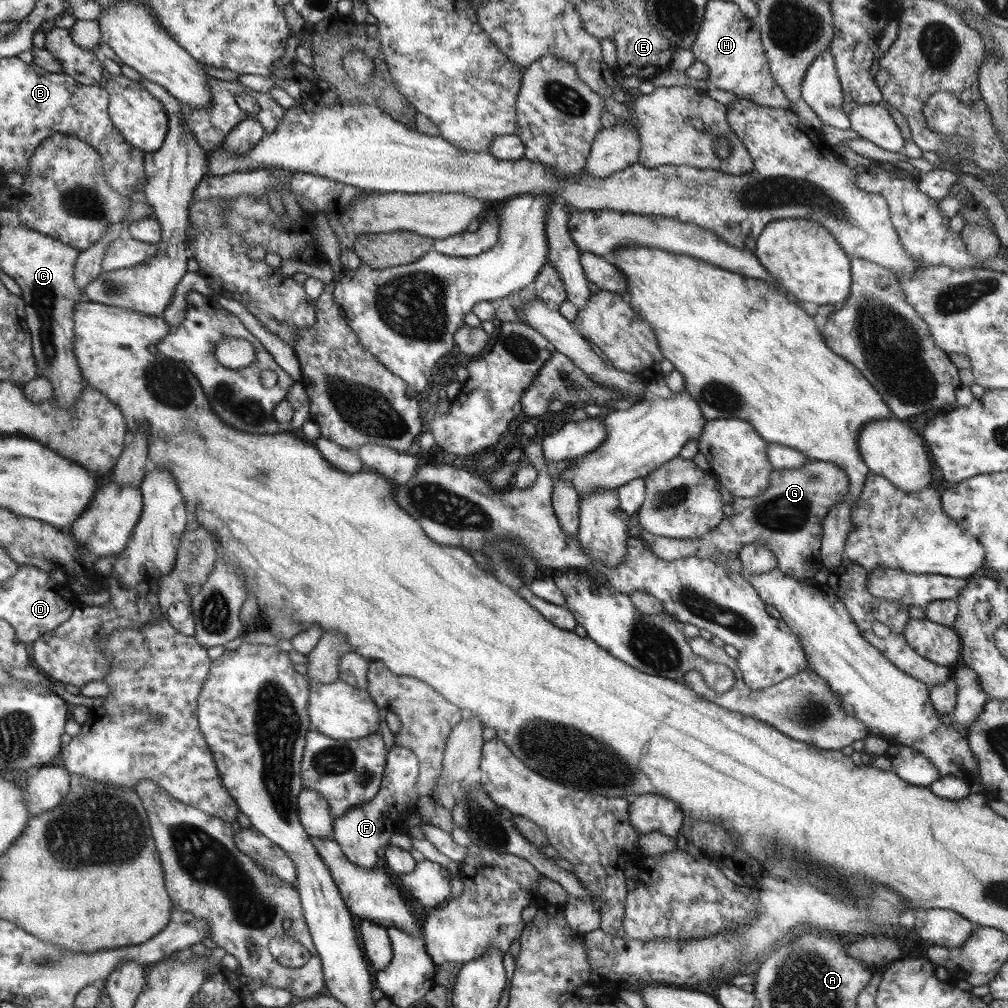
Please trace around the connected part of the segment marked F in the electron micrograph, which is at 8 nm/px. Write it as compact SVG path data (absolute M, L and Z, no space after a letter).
M394 745L388 751L387 771L384 772L383 786L376 798L371 803L360 804L360 808L352 808L346 815L336 817L333 839L339 841L346 855L360 868L376 868L376 852L391 844L393 834L406 832L403 826L406 808L415 807L420 798L415 785L419 778L419 768L419 758L415 752Z

